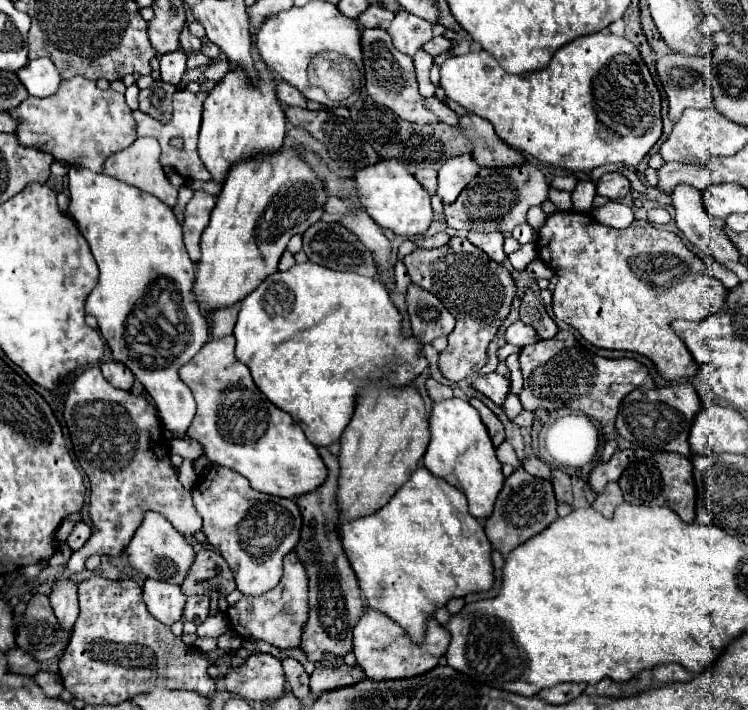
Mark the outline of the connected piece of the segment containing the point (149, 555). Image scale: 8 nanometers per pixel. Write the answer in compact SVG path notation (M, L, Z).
M148 512L146 514L144 522L136 530L132 542L128 544L126 554L130 558L130 564L138 572L142 572L146 578L164 580L164 582L178 584L178 586L186 578L186 572L188 572L188 568L190 568L190 564L194 562L194 556L196 556L196 552L186 542L186 538L158 512Z

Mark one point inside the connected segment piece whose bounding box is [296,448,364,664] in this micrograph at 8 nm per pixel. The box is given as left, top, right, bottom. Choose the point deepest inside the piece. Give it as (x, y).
(335, 601)

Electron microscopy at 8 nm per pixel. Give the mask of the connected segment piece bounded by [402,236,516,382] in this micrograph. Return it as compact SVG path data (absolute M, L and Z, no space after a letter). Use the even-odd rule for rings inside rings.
M450 238L450 244L434 250L416 248L404 256L404 266L414 284L432 292L448 312L456 318L456 328L448 334L448 346L438 356L438 368L444 378L460 382L478 372L486 362L488 344L496 338L498 328L506 320L512 300L516 298L516 284L504 264L494 262L480 248L466 238Z

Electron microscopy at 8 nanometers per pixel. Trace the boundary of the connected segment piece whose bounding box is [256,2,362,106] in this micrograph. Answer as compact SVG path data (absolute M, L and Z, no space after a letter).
M308 2L302 8L292 6L286 12L280 12L276 16L270 16L262 28L256 32L256 46L260 50L262 60L270 70L274 70L282 80L298 88L308 100L322 102L326 106L350 106L356 100L356 94L352 98L346 98L342 102L332 102L322 88L312 88L308 84L308 74L306 68L310 60L324 52L324 50L334 50L340 54L350 56L358 66L362 66L362 46L360 46L362 30L358 28L358 22L352 18L346 18L340 14L340 10L330 4L330 2Z

